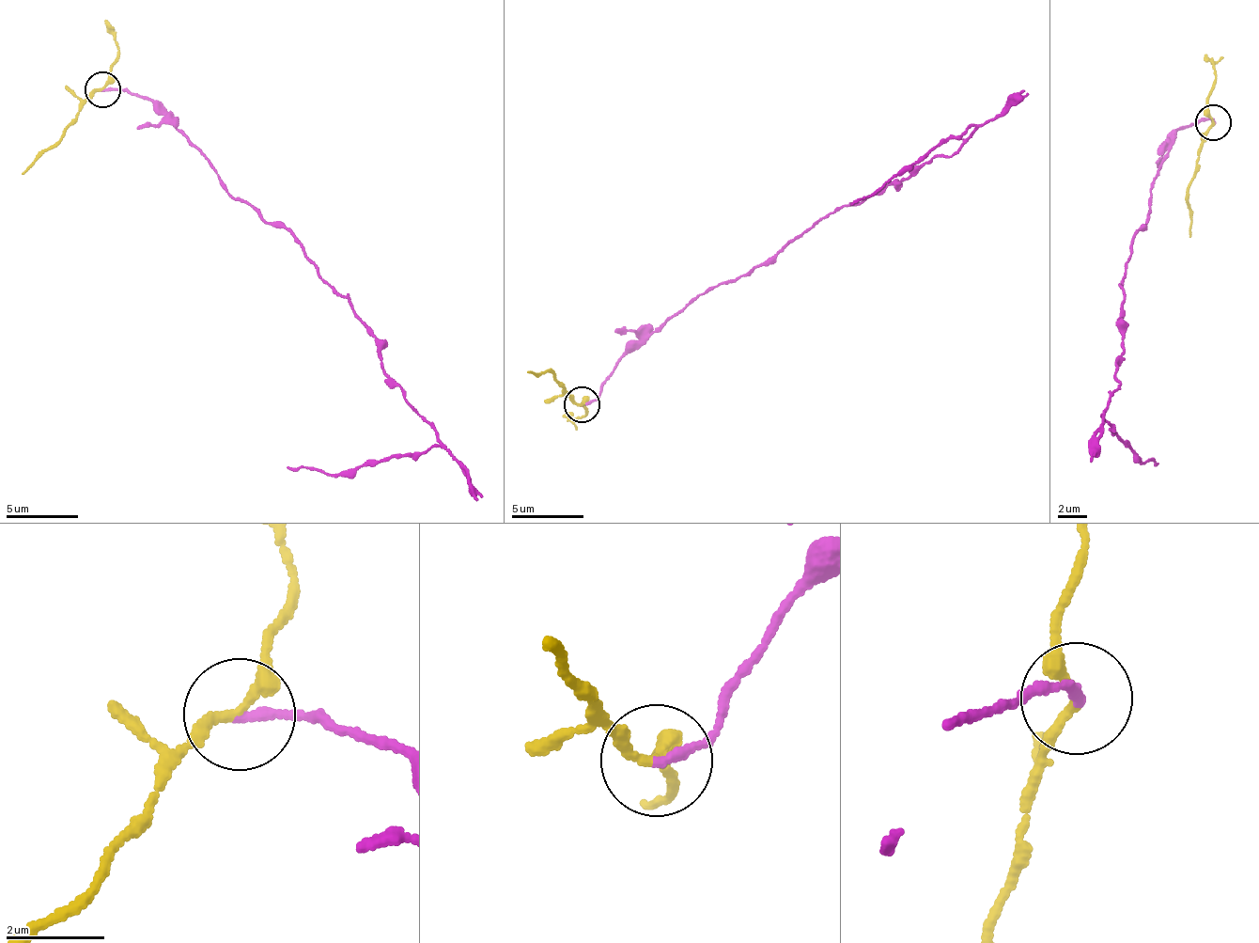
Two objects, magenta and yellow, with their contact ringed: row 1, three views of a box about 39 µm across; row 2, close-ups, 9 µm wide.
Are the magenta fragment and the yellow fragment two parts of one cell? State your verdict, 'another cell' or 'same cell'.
another cell

